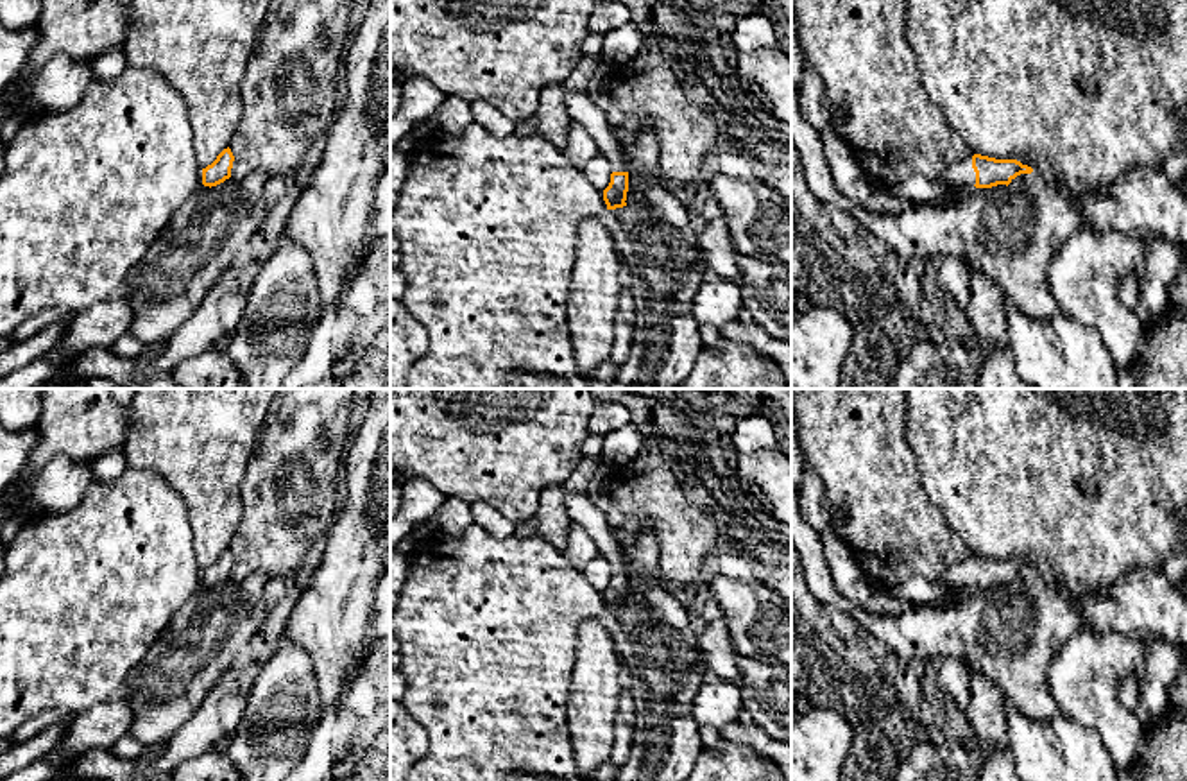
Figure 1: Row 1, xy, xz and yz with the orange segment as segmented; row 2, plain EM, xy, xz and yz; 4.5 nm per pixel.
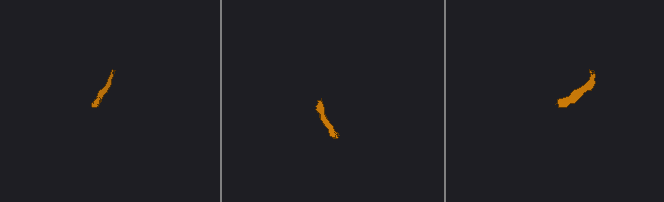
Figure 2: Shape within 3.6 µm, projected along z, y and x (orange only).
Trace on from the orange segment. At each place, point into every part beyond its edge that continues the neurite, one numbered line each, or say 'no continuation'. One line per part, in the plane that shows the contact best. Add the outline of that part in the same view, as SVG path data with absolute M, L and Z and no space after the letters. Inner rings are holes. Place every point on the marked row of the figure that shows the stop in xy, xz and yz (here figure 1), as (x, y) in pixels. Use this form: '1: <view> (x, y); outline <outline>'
1: yz (960, 174); outline M972 156L951 165L940 177L940 183L949 188L958 186L974 186L976 185L976 172L972 168Z

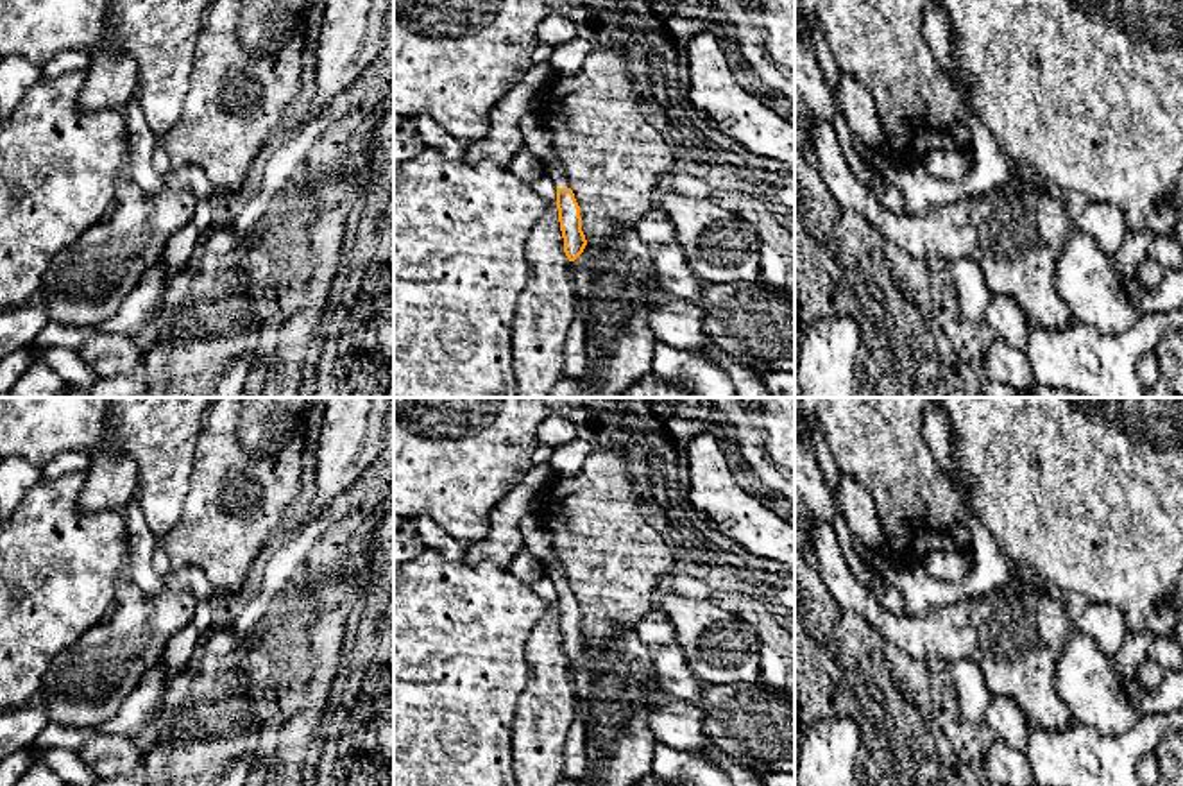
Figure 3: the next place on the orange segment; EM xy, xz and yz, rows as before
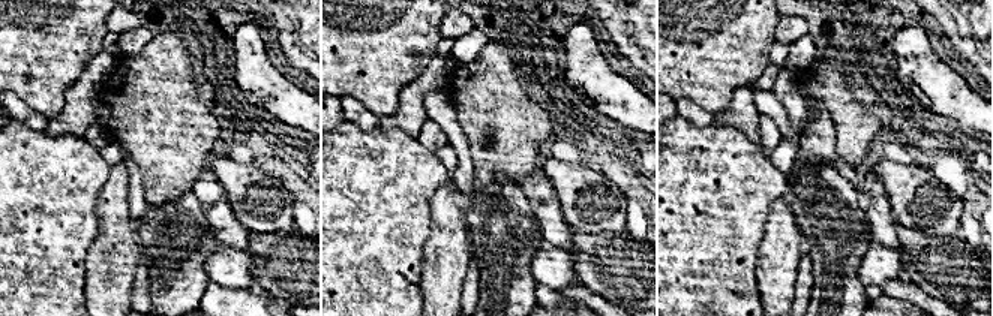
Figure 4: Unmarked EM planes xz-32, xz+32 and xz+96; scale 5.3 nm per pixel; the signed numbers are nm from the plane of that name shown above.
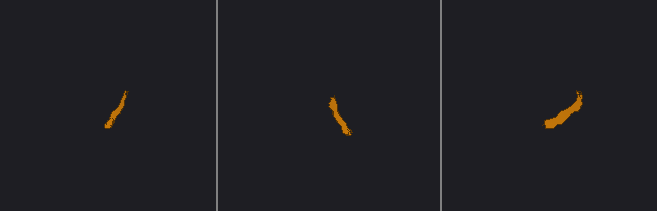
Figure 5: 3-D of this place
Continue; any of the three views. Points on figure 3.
1: xz (536, 136); outline M532 111L526 113L519 122L521 138L524 149L535 154L546 167L546 175L555 183L557 188L569 188L566 174L551 150L549 131L542 125L540 118Z

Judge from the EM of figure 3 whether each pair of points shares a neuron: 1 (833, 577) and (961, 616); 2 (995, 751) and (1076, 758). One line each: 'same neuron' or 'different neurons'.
1: same neuron
2: different neurons

